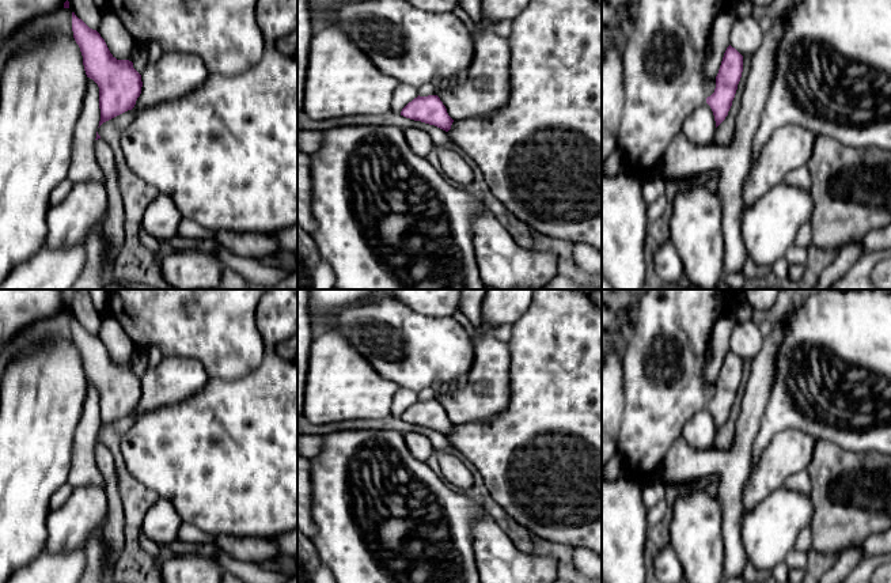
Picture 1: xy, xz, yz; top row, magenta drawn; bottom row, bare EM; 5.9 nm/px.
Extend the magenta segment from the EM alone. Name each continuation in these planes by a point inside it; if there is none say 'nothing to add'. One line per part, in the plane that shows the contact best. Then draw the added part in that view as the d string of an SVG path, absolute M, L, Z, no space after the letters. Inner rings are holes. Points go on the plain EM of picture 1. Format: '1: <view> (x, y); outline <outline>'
nothing to add

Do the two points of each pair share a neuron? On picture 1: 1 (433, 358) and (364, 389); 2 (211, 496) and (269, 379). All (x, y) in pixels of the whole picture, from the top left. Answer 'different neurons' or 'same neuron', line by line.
1: different neurons
2: same neuron

